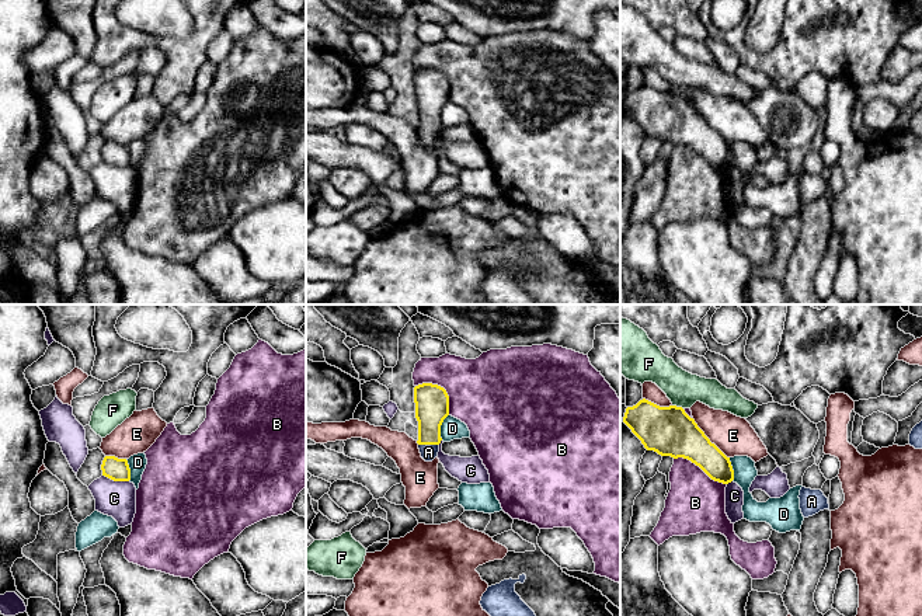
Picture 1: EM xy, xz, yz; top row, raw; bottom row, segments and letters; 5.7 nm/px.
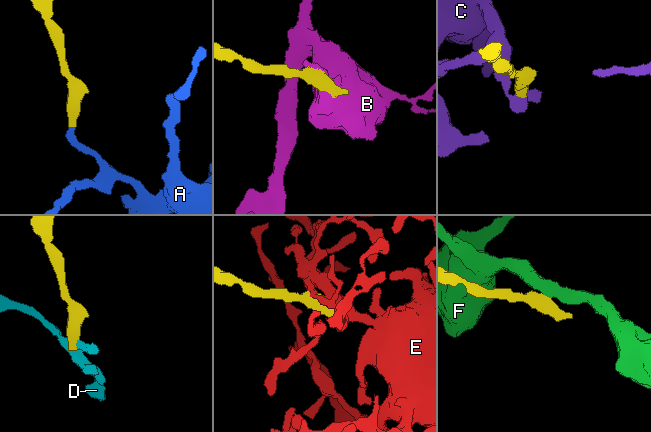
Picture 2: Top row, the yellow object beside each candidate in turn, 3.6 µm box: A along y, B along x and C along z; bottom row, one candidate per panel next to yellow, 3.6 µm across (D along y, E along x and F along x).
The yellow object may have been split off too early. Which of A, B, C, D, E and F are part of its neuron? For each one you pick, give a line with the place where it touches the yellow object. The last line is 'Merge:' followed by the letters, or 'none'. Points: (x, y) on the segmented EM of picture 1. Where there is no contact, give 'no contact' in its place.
A: contact xz (428, 444)
Merge: A

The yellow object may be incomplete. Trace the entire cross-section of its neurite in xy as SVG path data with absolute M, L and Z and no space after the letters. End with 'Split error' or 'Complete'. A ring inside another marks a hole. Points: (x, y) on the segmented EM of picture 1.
M105 456L101 464L102 476L114 481L129 481L131 469L126 459Z. Complete

